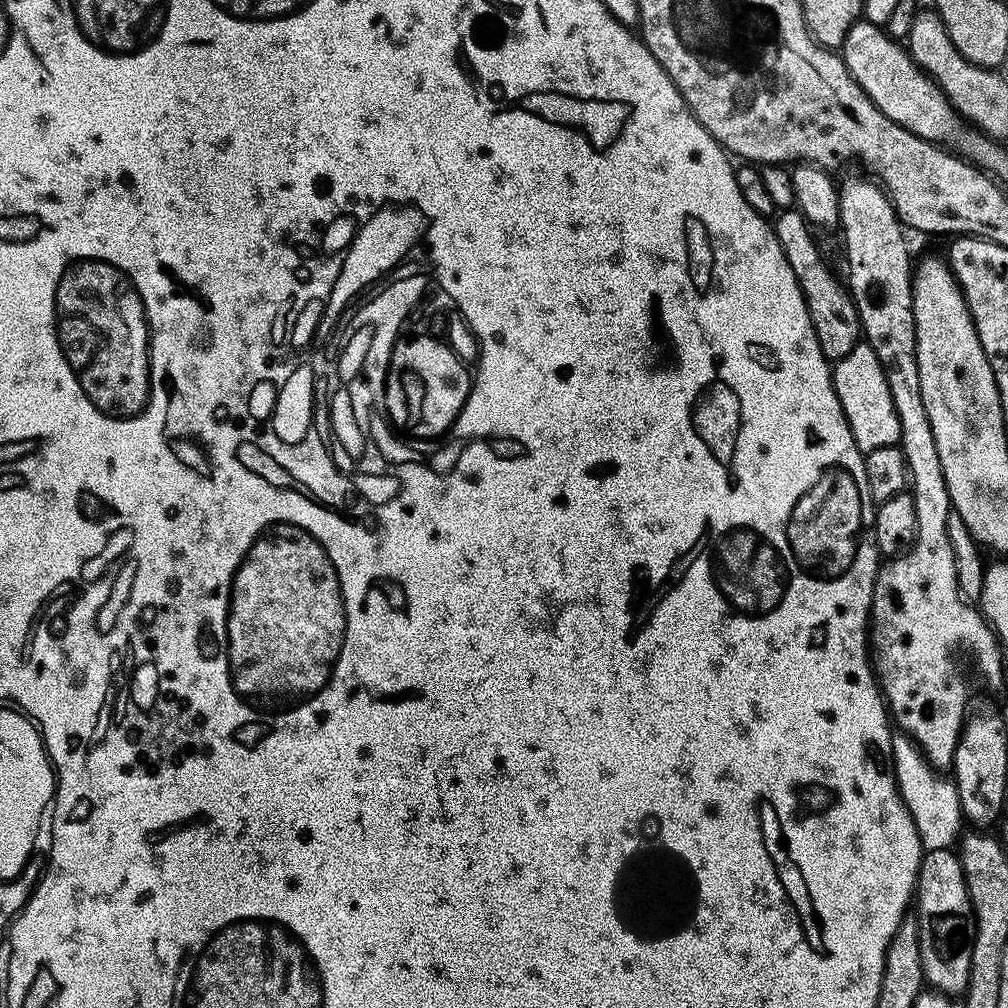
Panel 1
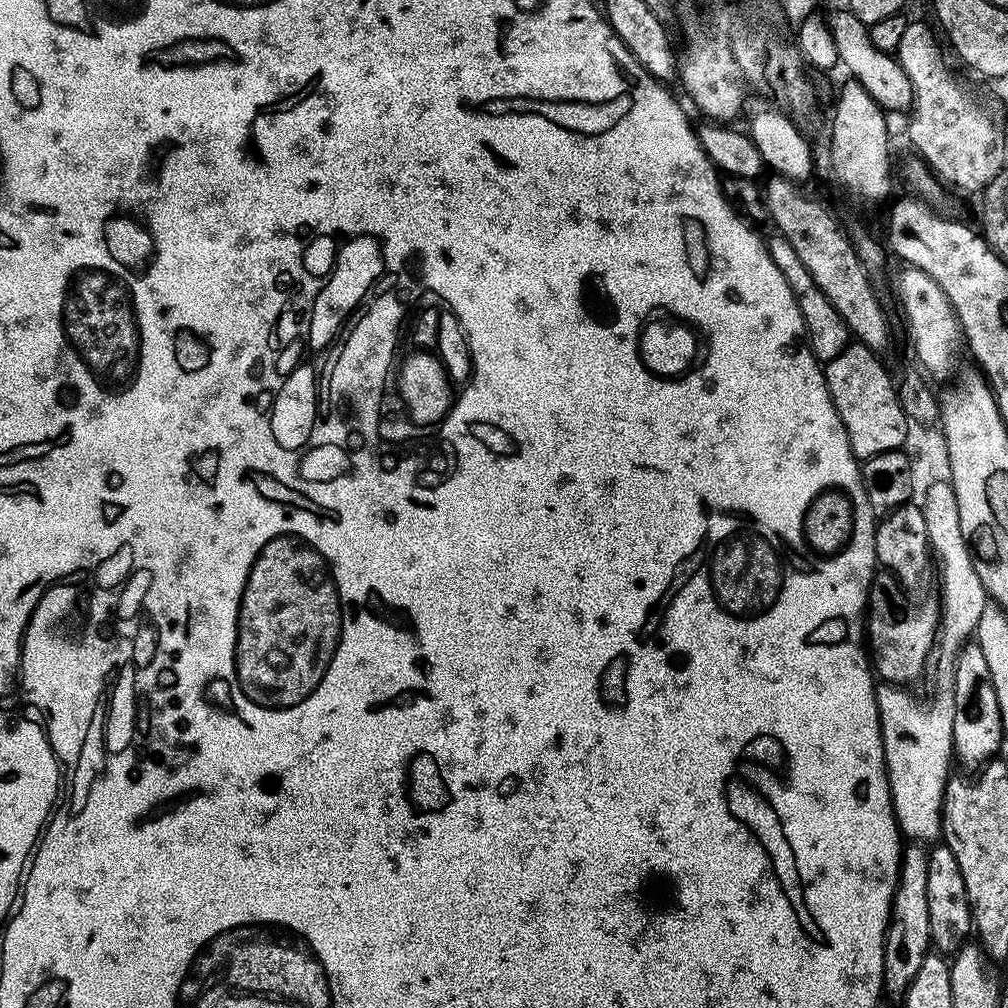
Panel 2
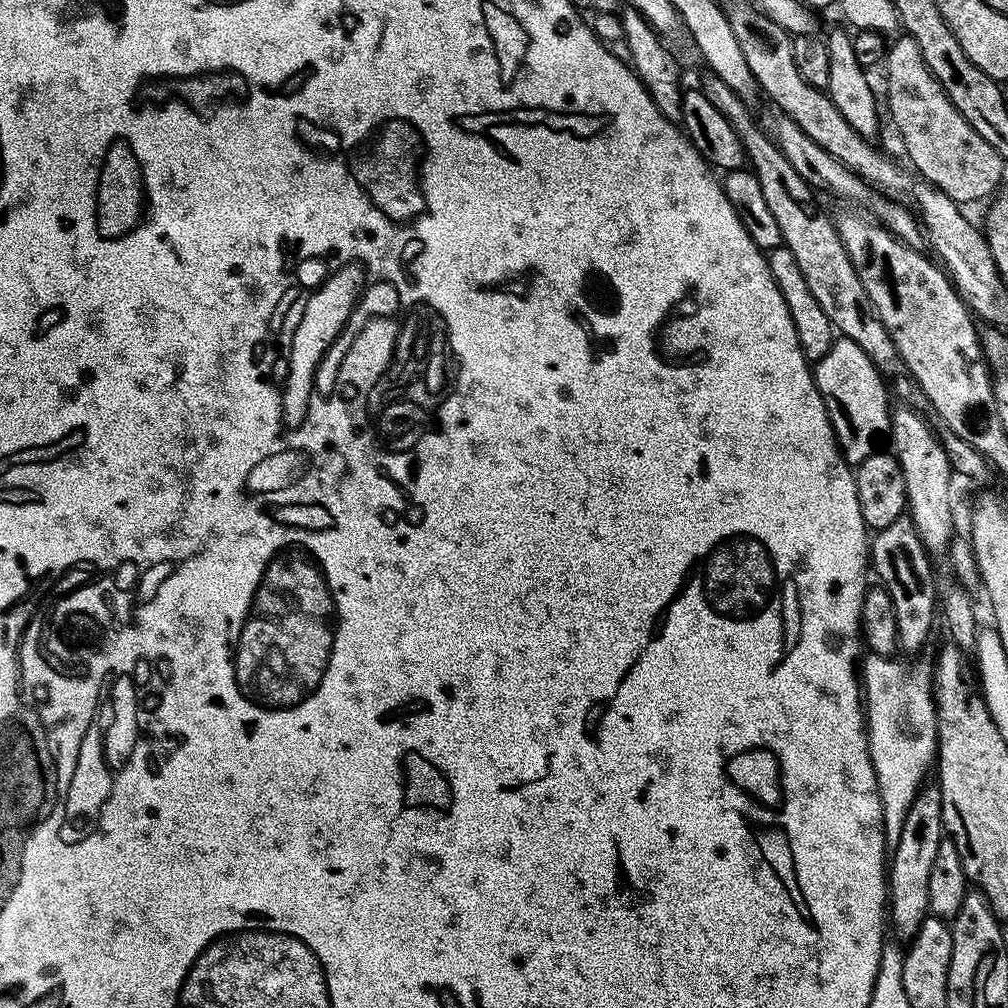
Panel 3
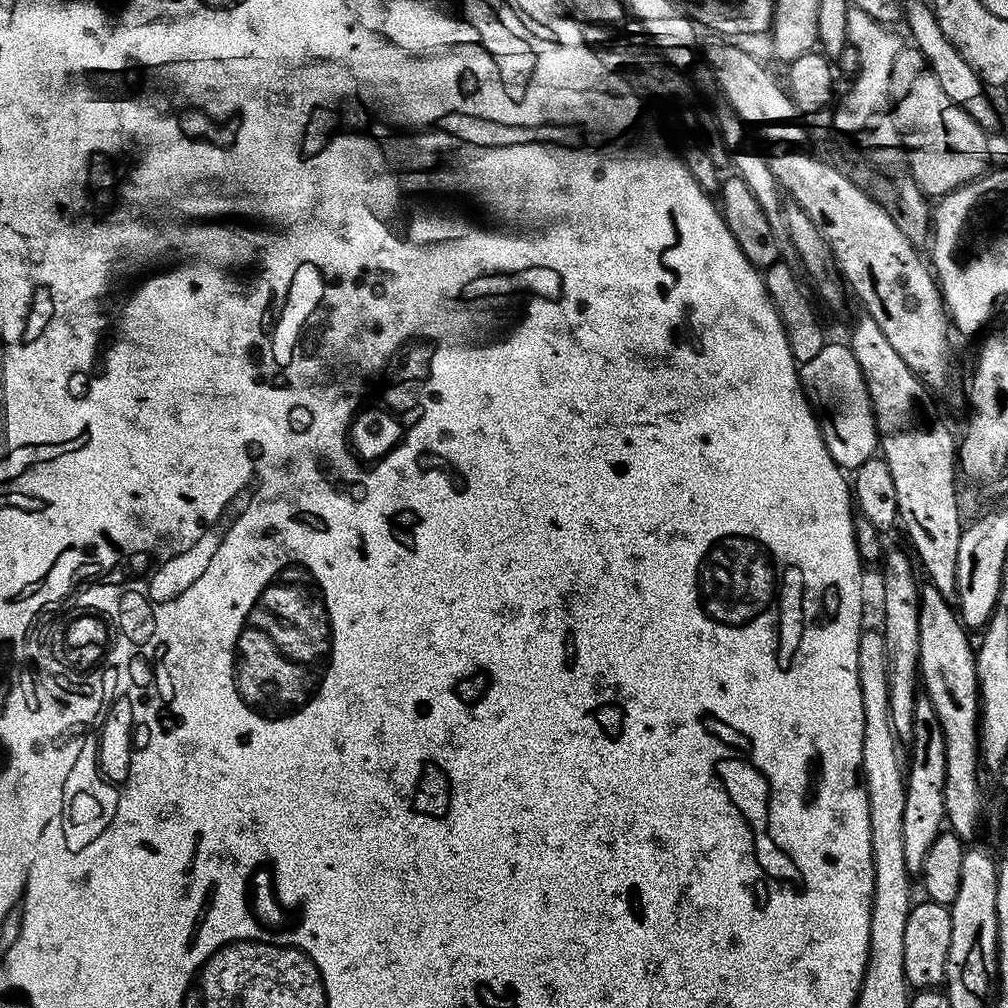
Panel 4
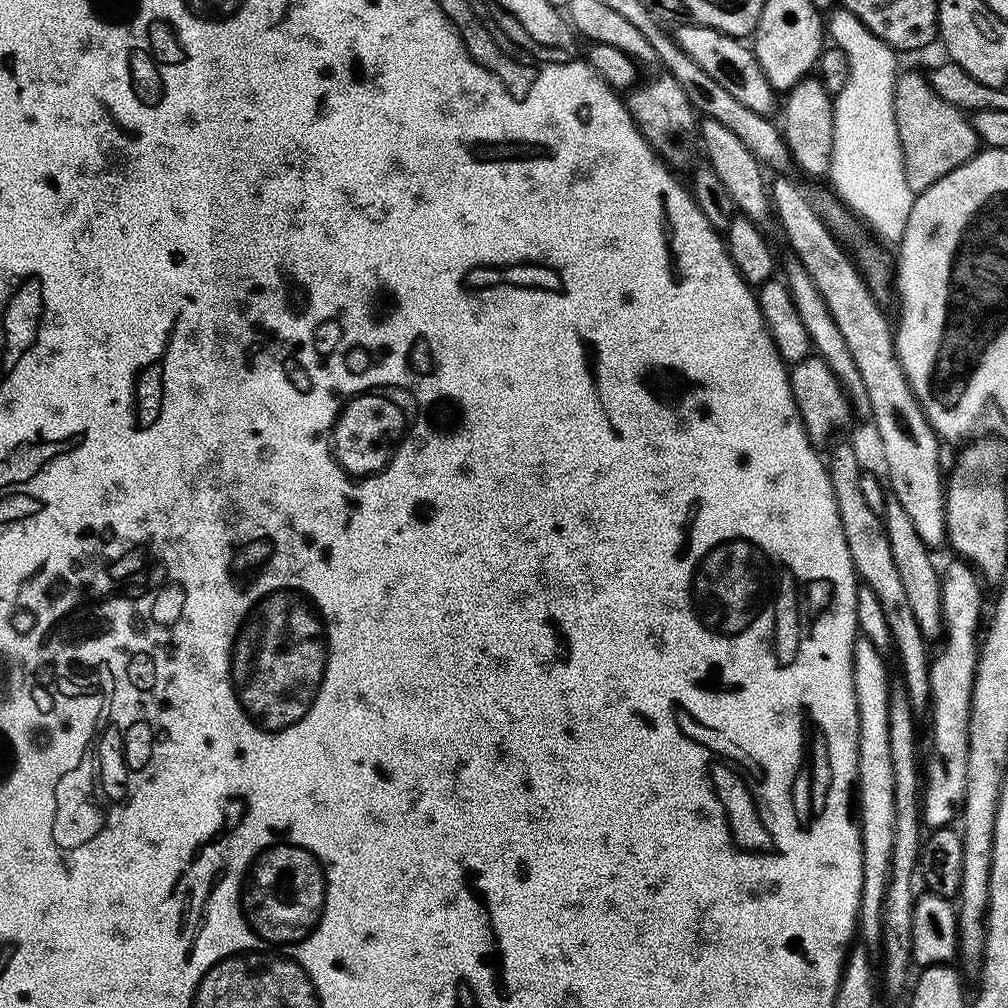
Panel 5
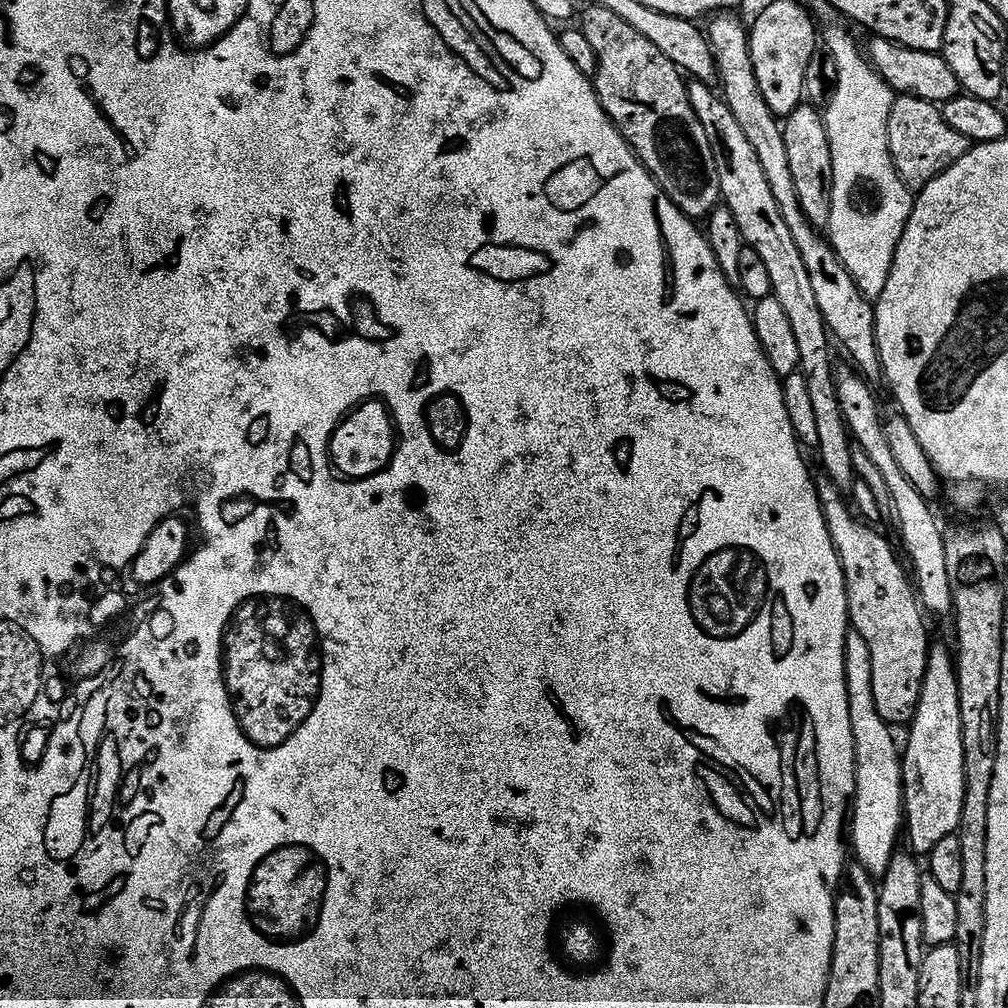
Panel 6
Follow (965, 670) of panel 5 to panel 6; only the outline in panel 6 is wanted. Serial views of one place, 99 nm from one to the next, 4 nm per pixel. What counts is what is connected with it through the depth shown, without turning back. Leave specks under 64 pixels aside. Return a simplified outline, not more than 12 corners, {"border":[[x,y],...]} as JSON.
{"border":[[929,643],[902,744],[902,832],[916,854],[959,829],[953,653]]}

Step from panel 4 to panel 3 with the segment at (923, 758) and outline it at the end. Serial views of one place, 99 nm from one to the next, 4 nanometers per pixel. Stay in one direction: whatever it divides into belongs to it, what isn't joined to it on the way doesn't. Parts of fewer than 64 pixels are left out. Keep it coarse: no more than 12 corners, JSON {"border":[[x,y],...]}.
{"border":[[925,783],[891,849],[886,916],[907,942],[930,915],[930,869],[946,839]]}

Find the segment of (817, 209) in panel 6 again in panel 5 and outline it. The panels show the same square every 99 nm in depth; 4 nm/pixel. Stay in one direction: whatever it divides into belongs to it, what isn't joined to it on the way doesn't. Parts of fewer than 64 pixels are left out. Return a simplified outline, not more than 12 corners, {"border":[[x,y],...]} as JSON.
{"border":[[809,74],[788,89],[782,131],[795,167],[827,177],[834,96]]}

